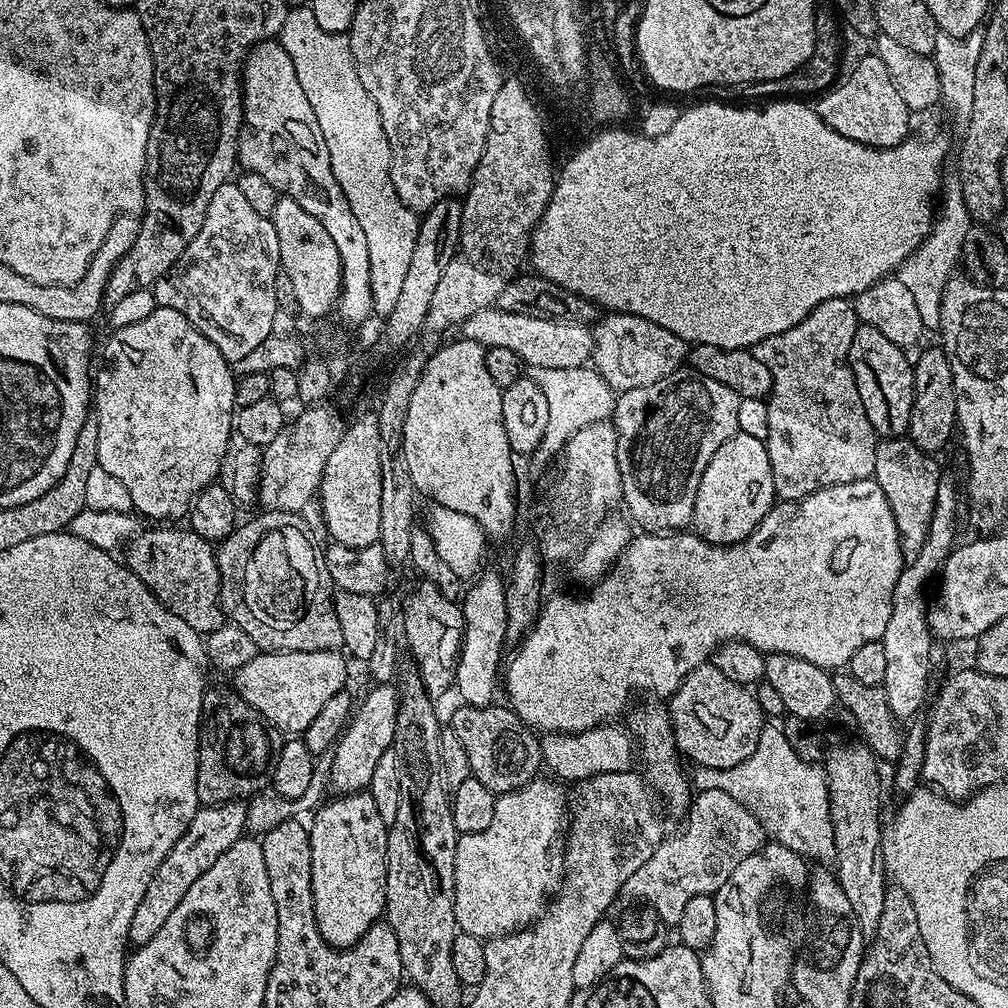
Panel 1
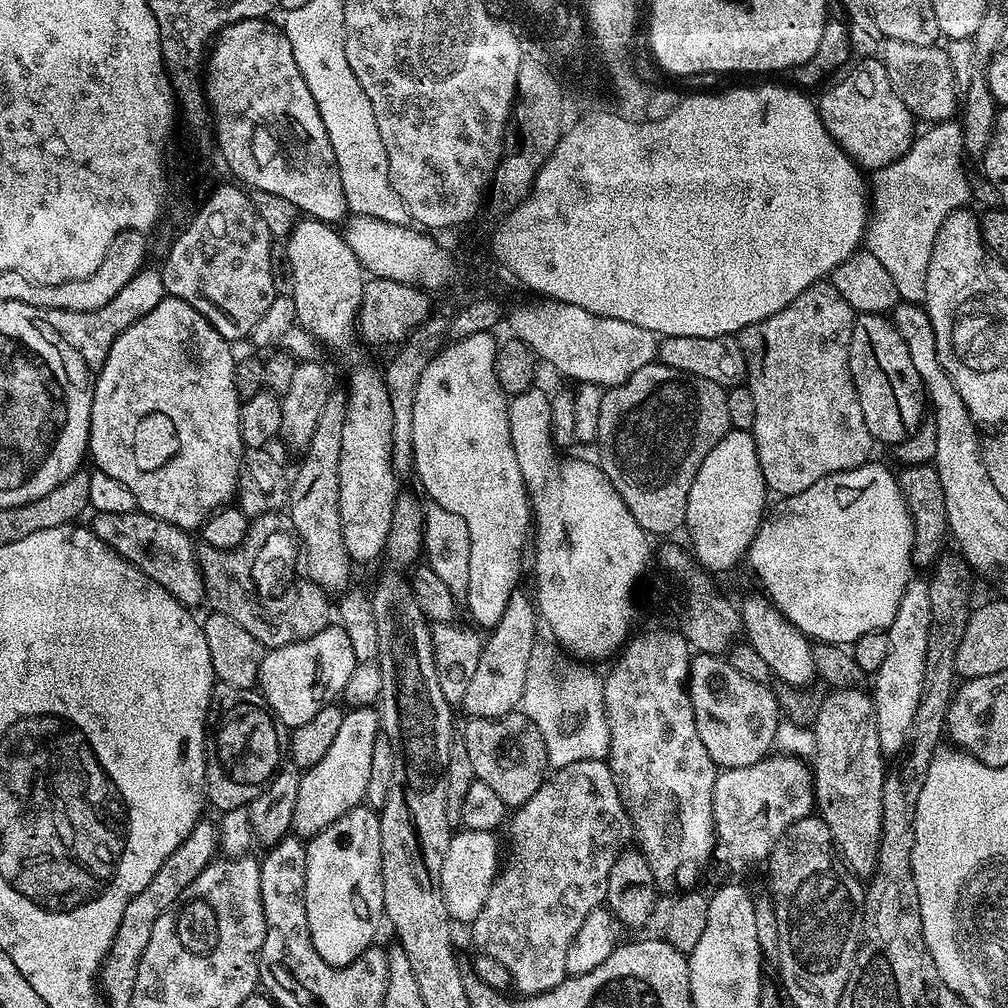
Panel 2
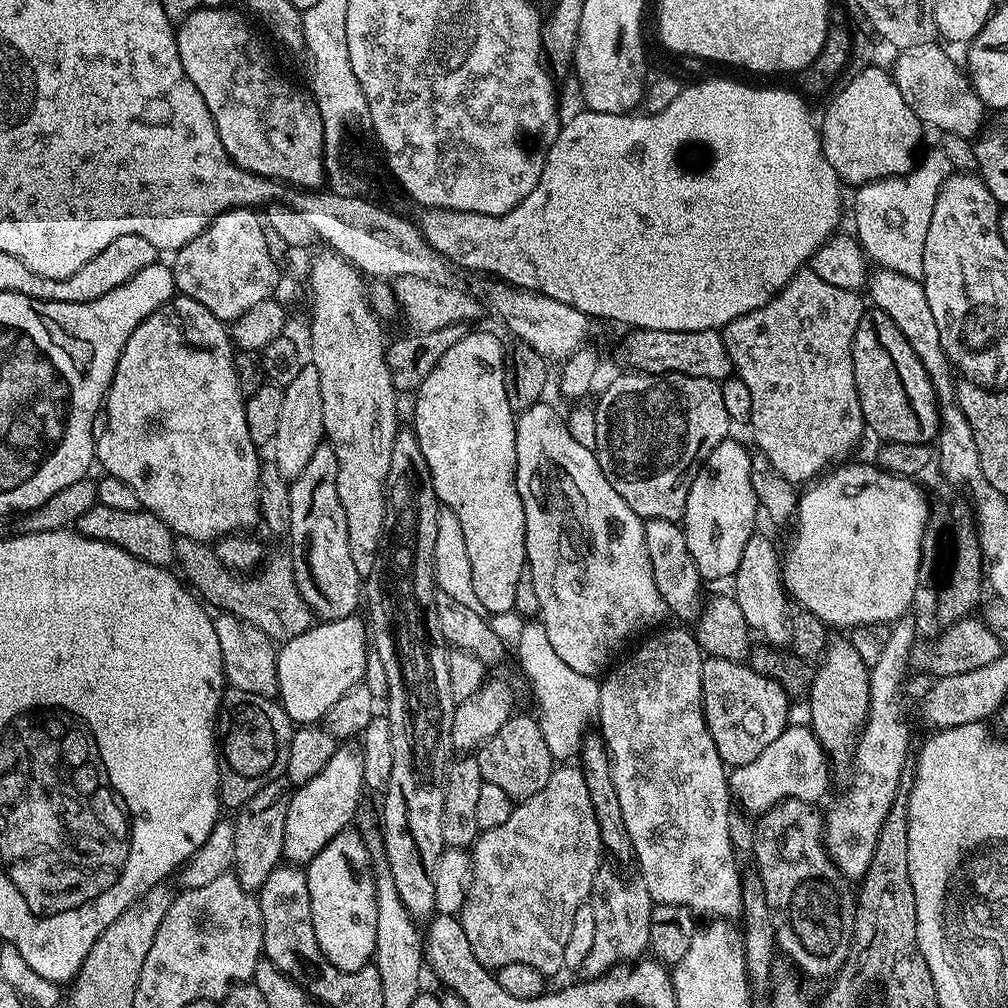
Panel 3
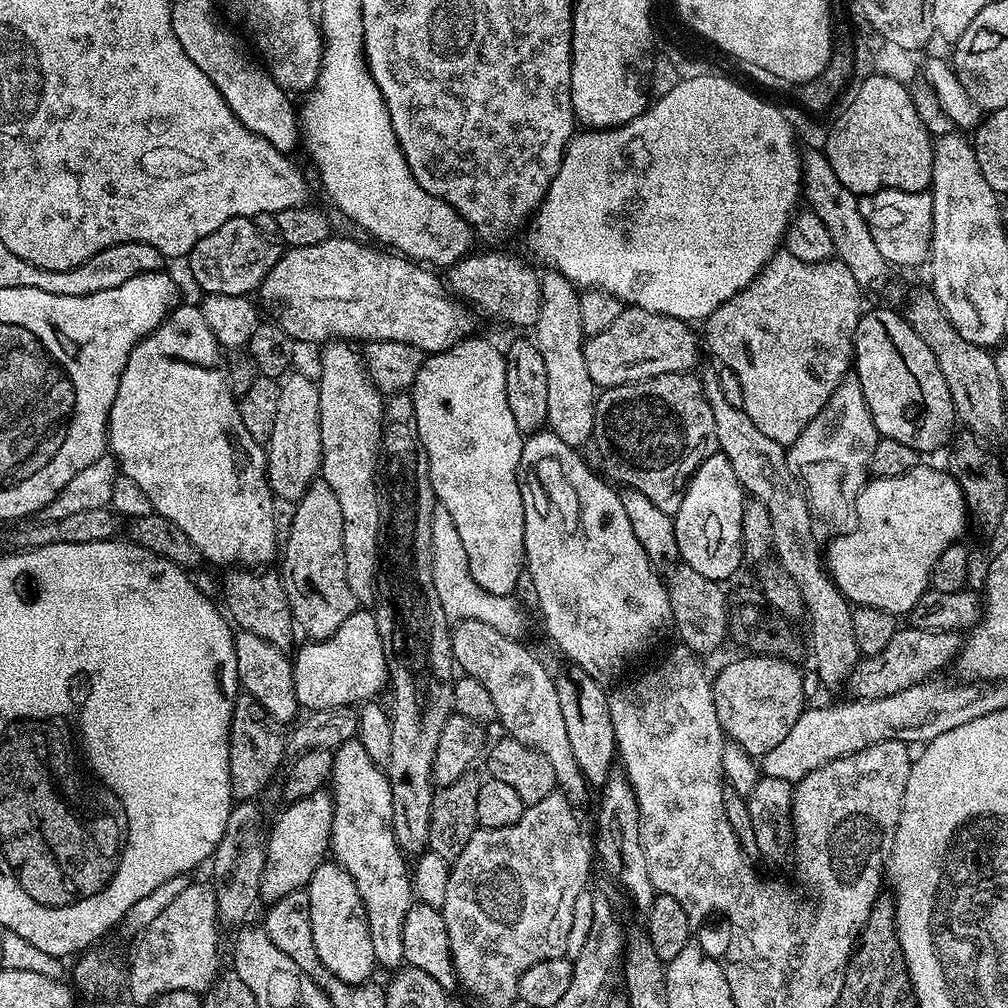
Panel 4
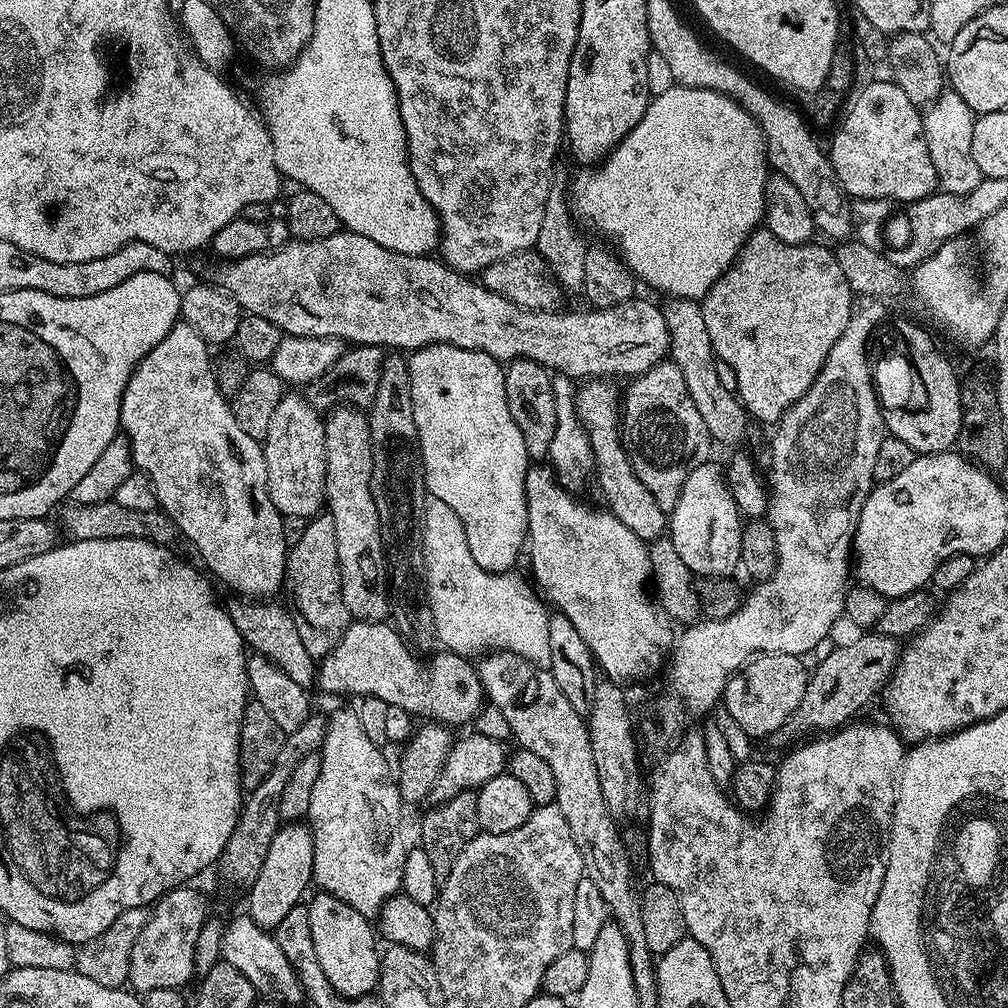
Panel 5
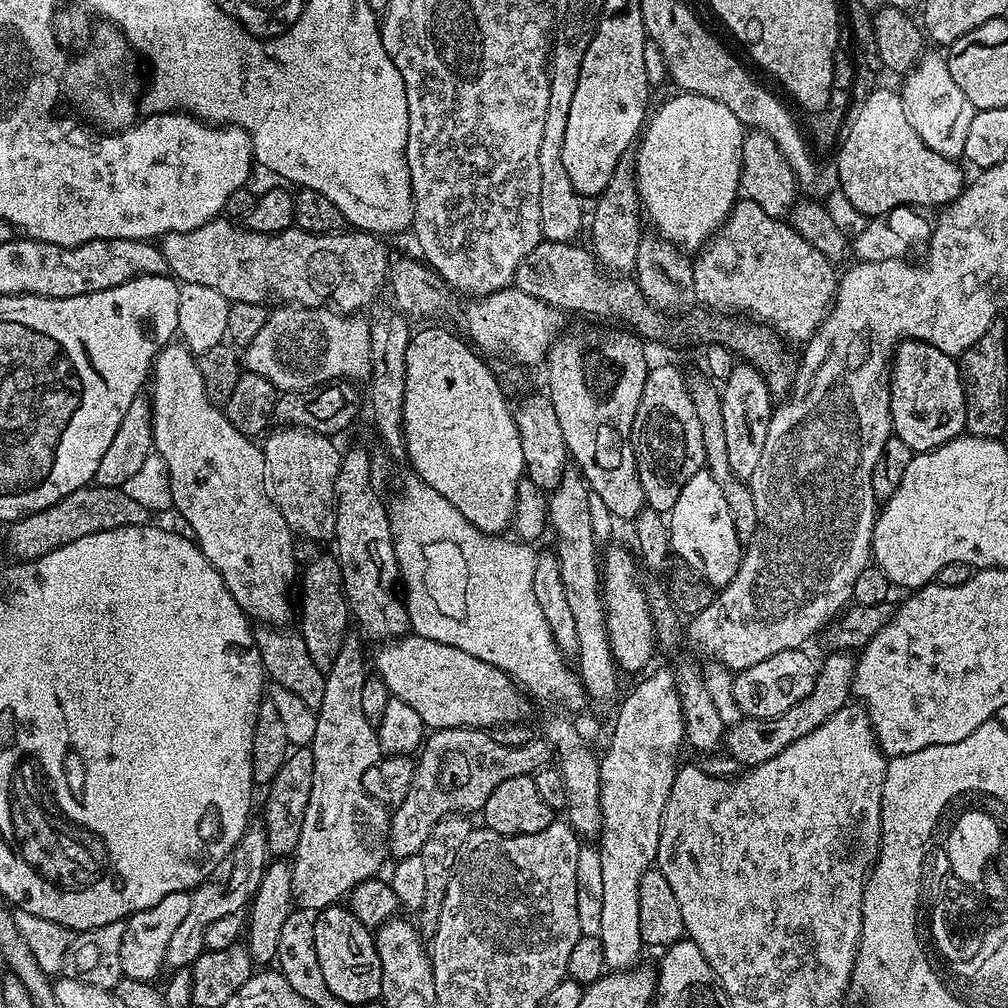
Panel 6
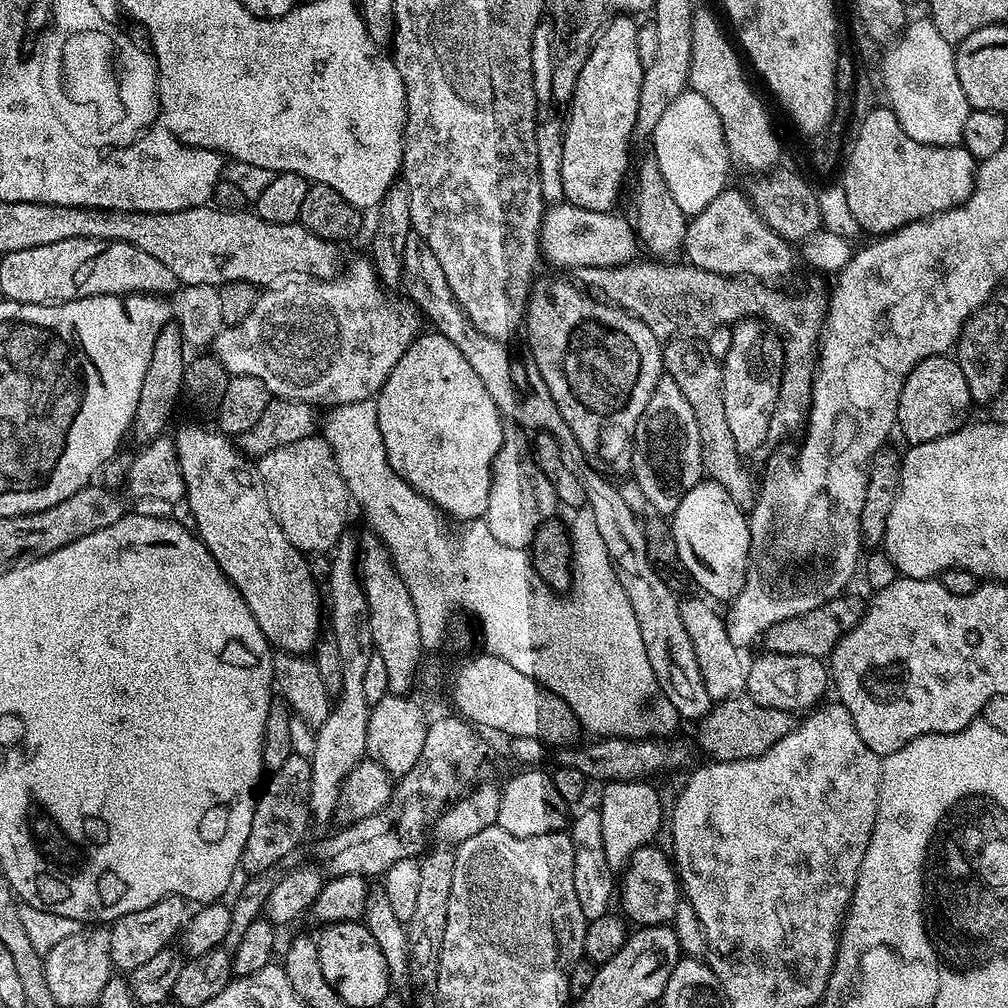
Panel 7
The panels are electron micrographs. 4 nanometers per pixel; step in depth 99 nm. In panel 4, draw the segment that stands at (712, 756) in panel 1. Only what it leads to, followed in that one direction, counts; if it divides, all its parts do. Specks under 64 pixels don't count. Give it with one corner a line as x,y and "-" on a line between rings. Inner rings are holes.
741,655
741,660
732,660
712,680
712,697
714,698
714,710
718,722
722,726
725,737
729,741
737,743
752,757
763,758
767,752
774,750
786,734
798,722
801,712
806,707
804,701
804,680
795,663
783,660
777,656

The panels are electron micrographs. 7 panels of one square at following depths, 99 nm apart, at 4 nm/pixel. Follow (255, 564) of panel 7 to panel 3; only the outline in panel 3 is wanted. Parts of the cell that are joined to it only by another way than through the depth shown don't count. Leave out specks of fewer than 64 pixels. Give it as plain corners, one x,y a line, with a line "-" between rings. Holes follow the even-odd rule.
179,294
167,300
150,318
146,318
130,334
130,342
122,350
122,358
118,358
116,373
112,384
108,387
108,395
102,405
102,427
96,436
95,463
104,467
103,471
114,478
122,478
134,494
138,494
138,502
145,512
153,512
176,536
185,536
205,542
215,542
222,536
239,533
247,524
257,523
260,507
257,500
257,478
260,476
262,460
256,457
258,446
250,438
250,430
246,430
246,414
244,413
245,397
238,390
238,378
234,374
234,345
230,339
229,329
225,321
218,319
202,302
194,302
194,298

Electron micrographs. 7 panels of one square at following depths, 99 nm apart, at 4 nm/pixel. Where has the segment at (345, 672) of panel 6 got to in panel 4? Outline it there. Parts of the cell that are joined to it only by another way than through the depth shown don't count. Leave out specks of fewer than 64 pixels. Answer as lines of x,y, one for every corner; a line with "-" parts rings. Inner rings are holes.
353,738
335,749
332,758
330,791
334,806
331,855
334,857
335,863
344,868
346,874
350,874
350,878
354,878
354,886
358,886
358,894
362,898
362,906
366,910
370,943
374,946
374,958
377,965
381,969
399,969
404,964
404,923
406,914
412,909
414,893
409,861
406,859
405,852
398,846
394,834
394,802
390,794
387,771
381,765
374,763
370,754
366,754
366,750
362,750
359,740

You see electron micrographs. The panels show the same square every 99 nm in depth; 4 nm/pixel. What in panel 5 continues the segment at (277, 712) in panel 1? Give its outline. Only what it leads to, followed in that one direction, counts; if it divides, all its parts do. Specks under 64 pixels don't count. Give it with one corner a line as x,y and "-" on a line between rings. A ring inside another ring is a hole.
378,620
355,621
348,625
338,646
319,661
318,688
324,692
349,692
355,698
382,698
382,702
386,702
390,708
404,708
413,717
427,718
445,726
457,726
456,724
464,724
467,720
468,723
475,721
486,700
477,665
471,664
471,659
447,650
440,650
429,664
423,664
411,651
415,652
391,623

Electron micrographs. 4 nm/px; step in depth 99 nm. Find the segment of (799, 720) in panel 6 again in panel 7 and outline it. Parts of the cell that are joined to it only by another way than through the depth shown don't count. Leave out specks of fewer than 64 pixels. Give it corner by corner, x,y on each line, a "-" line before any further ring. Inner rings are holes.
741,694
711,705
707,714
698,721
700,729
696,732
696,740
708,758
716,762
758,758
766,754
774,742
782,742
782,738
786,738
786,734
790,734
797,723
793,713
763,708
747,694

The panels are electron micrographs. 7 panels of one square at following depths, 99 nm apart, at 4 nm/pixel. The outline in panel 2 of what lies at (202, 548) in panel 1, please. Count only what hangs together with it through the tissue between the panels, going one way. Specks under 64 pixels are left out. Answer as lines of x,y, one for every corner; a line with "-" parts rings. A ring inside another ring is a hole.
139,510
130,514
97,512
91,518
90,527
98,539
110,545
122,558
138,566
142,574
154,578
158,586
178,598
185,608
196,610
200,603
205,603
204,575
200,563
196,561
196,544
188,537
191,535
185,529

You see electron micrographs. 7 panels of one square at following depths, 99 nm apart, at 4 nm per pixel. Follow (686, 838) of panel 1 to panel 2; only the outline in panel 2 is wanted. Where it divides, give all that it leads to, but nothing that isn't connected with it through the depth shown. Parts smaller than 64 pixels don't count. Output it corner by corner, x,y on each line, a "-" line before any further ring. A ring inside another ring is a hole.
776,754
754,762
750,766
738,766
717,771
712,795
714,810
714,830
716,846
715,863
725,864
728,868
740,868
743,864
756,864
767,861
772,847
778,838
796,820
811,816
814,812
814,772
799,756

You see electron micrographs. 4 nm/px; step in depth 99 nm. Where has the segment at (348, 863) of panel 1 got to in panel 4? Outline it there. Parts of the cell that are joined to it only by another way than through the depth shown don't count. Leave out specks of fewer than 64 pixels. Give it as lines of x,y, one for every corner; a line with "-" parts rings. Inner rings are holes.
325,862
314,870
307,886
308,909
310,910
310,930
314,934
314,950
318,950
318,958
330,974
342,978
342,982
363,984
369,979
378,965
374,958
374,946
370,943
370,930
366,910
362,906
362,898
358,894
358,886
354,886
354,878
346,874
346,870
335,862

